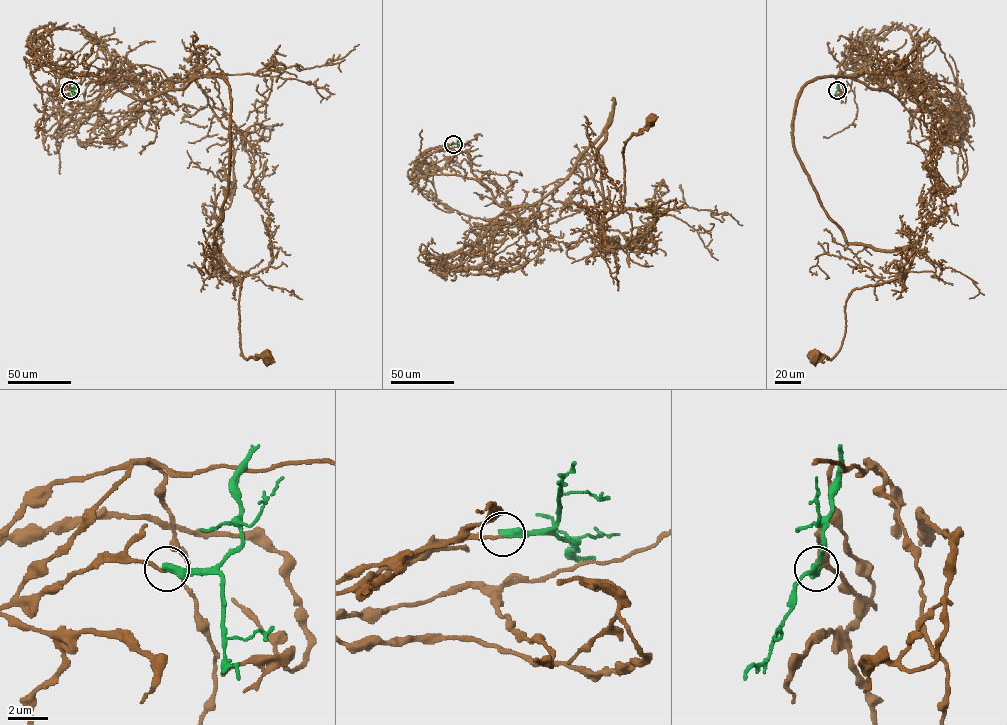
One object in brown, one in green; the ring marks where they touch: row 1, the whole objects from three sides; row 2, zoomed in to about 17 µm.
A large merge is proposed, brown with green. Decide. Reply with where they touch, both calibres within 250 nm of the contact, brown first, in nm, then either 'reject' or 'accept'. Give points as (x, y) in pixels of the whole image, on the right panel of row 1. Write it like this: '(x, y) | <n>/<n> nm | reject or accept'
(837, 90) | 140/480 nm | reject

